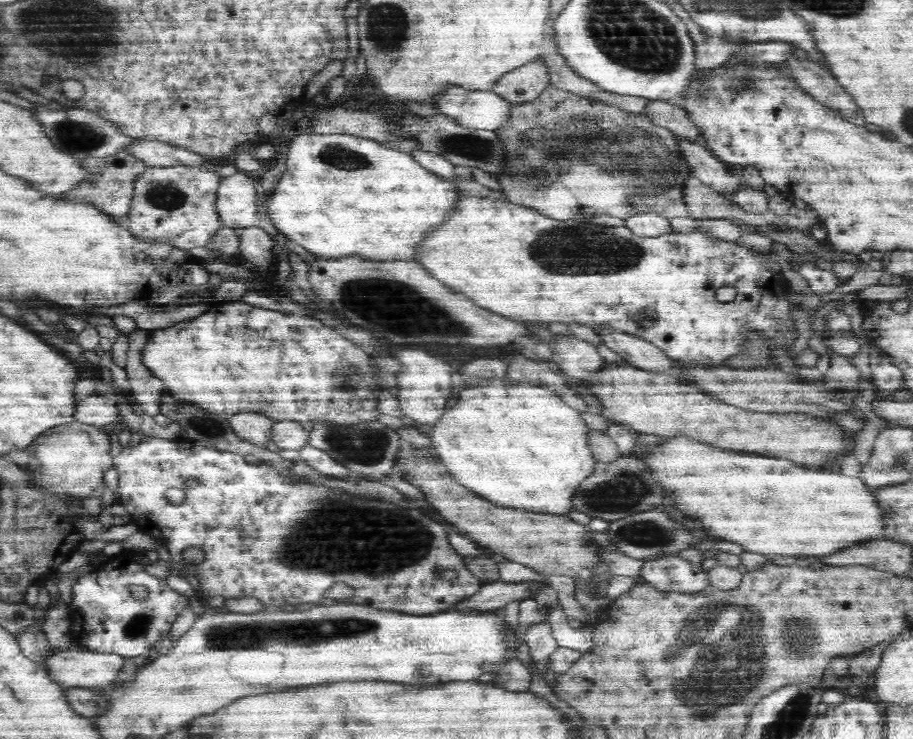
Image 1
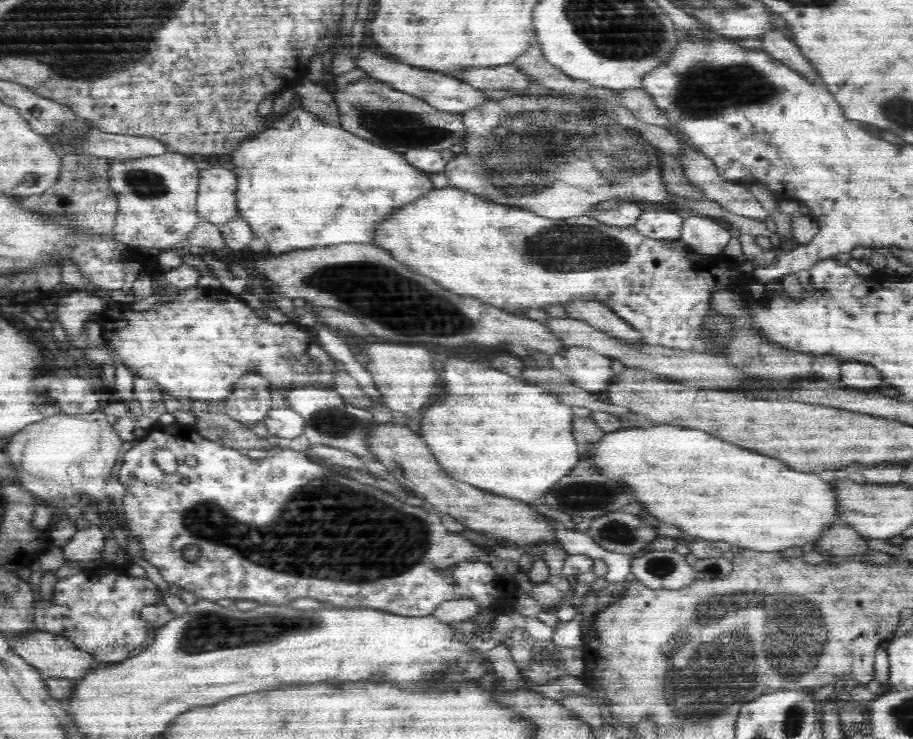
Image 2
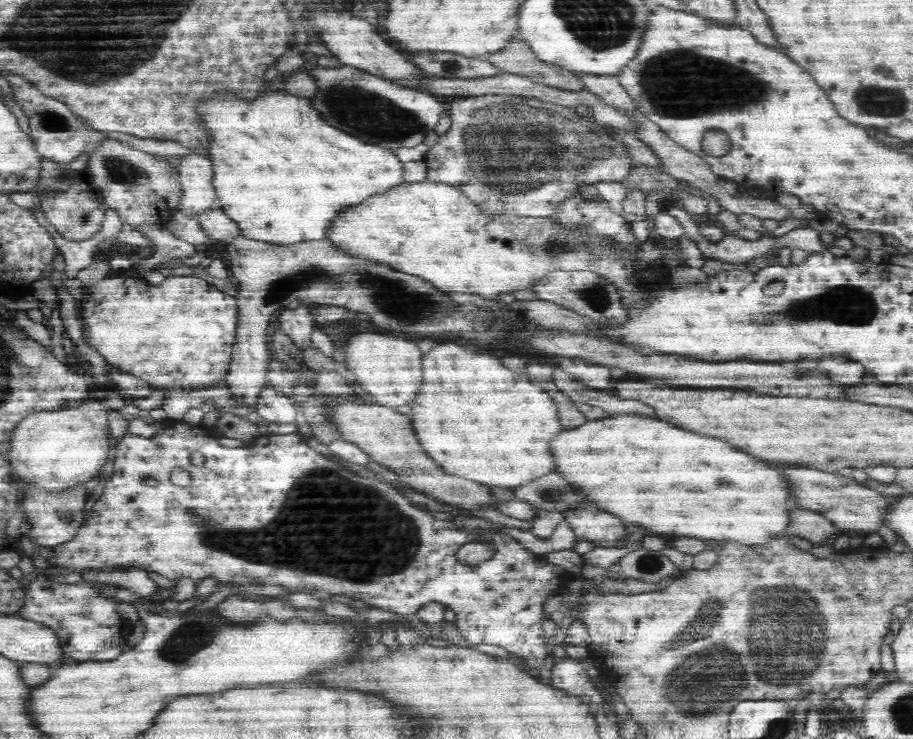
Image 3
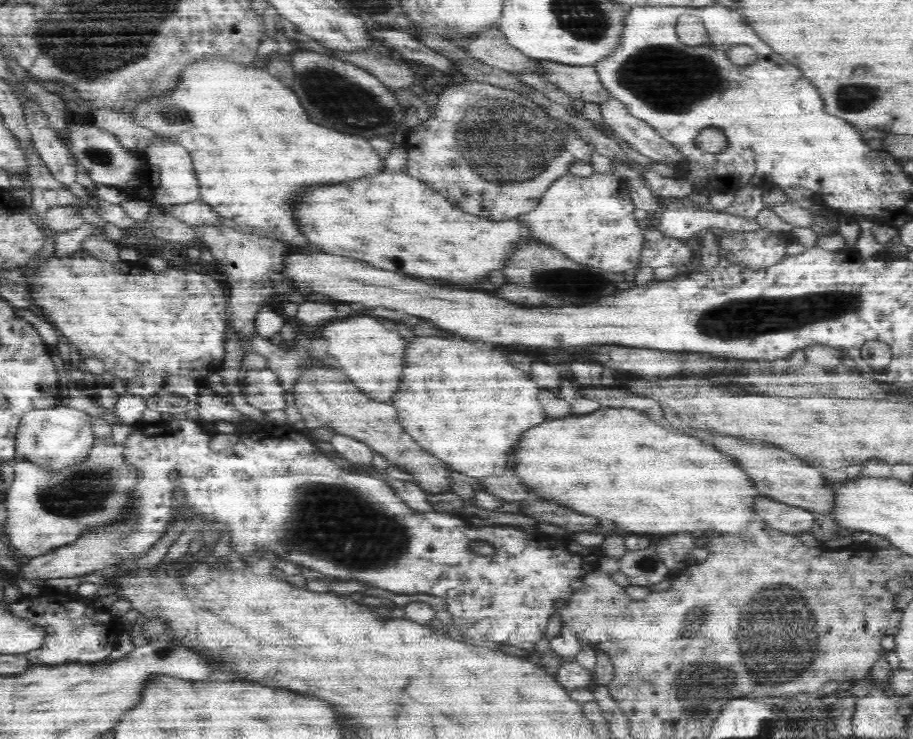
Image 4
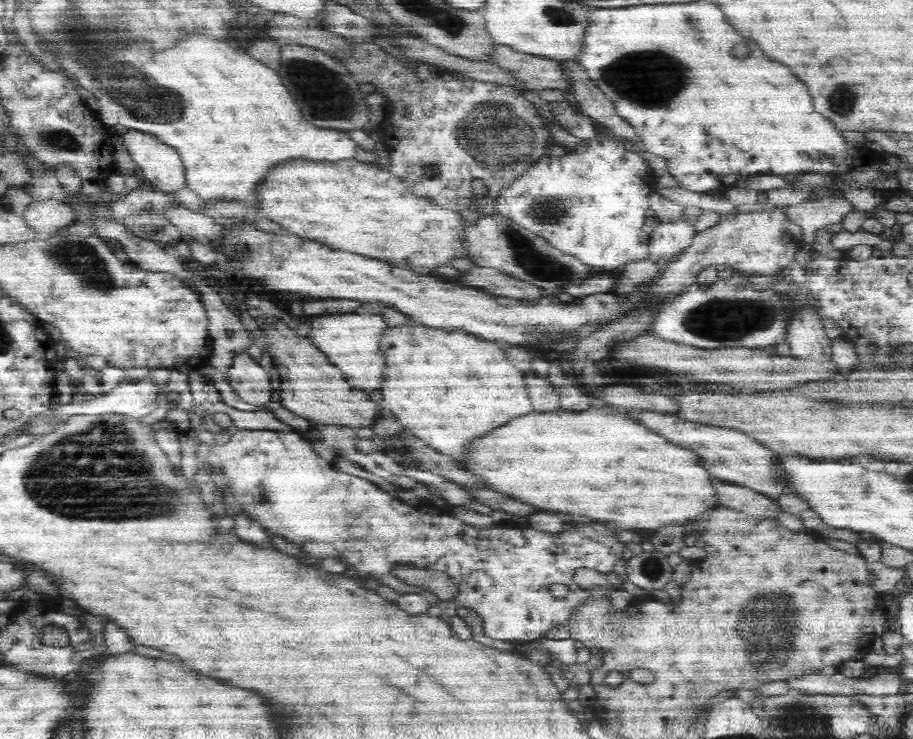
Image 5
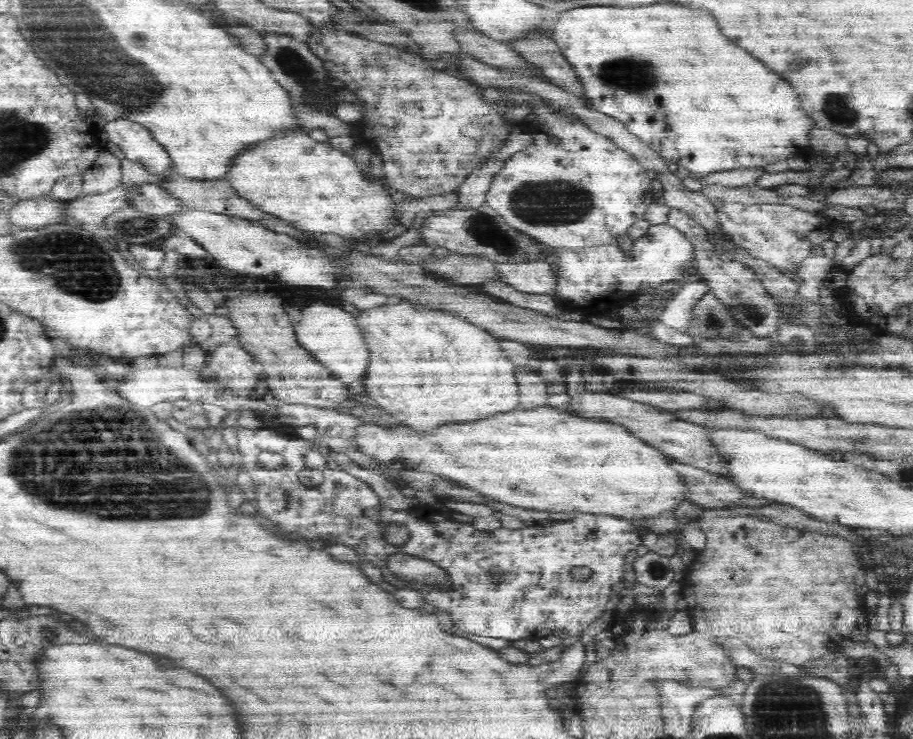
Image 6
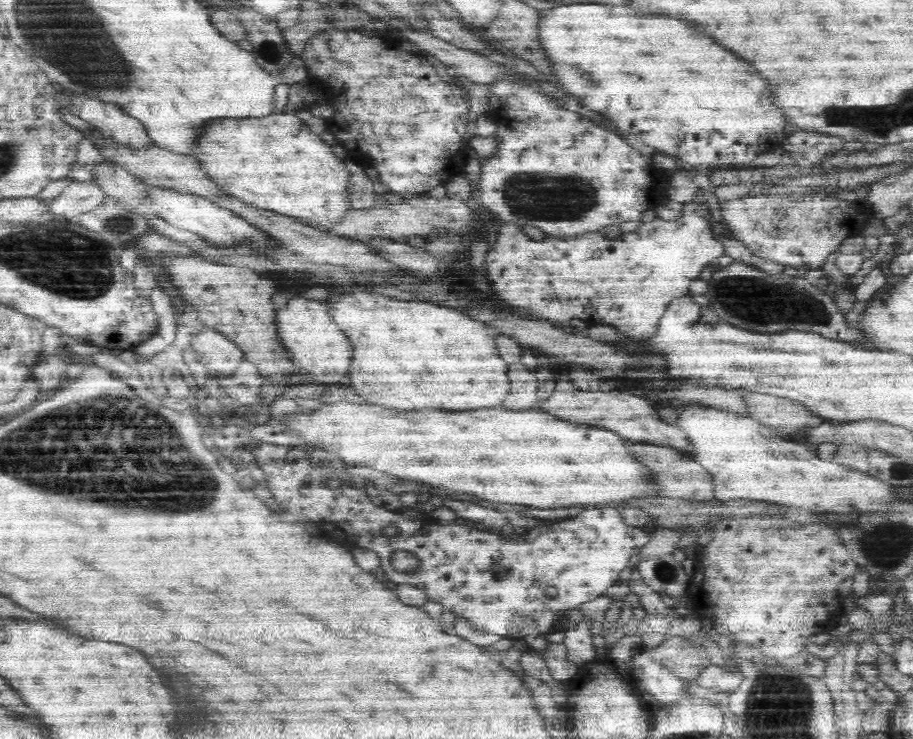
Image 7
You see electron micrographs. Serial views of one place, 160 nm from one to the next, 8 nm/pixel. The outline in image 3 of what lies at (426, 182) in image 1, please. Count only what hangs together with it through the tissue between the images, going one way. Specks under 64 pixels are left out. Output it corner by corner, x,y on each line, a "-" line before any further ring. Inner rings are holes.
264,90
256,98
242,98
242,96
234,94
234,92
216,92
216,96
210,96
210,98
200,96
200,98
194,100
196,125
206,131
206,140
204,140
204,146
202,146
200,152
210,159
210,167
212,167
210,183
212,183
212,189
214,189
215,205
222,209
226,216
238,225
240,232
248,238
274,244
294,244
308,240
322,240
324,232
326,232
326,226
334,218
334,212
338,212
340,208
344,208
348,204
356,204
356,202
368,198
374,192
386,190
386,188
402,182
402,178
400,178
402,162
396,159
389,150
373,144
366,144
359,137
332,128
320,118
320,115
308,100
307,98
300,98
300,96
286,94
286,92
276,92
276,90

